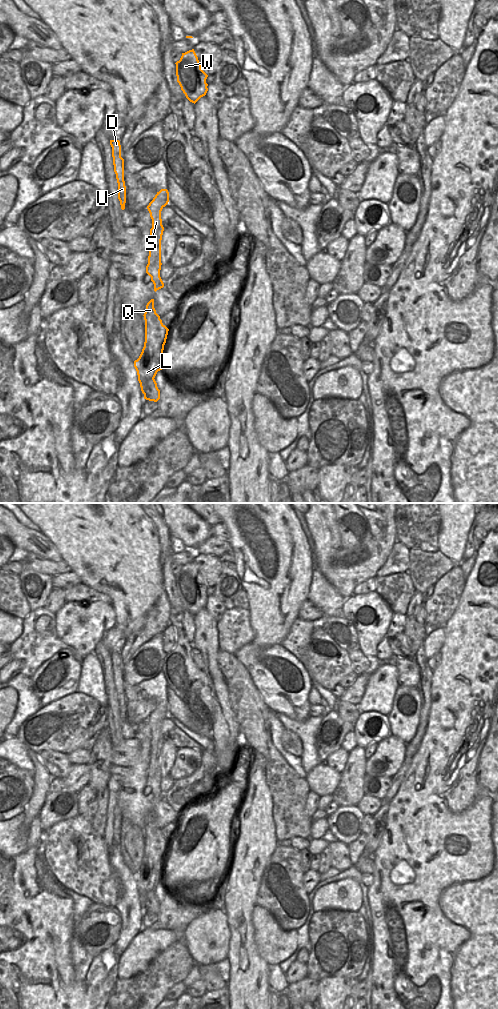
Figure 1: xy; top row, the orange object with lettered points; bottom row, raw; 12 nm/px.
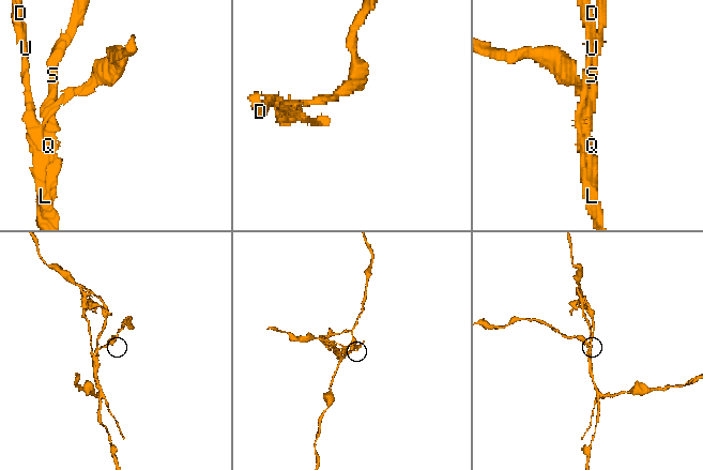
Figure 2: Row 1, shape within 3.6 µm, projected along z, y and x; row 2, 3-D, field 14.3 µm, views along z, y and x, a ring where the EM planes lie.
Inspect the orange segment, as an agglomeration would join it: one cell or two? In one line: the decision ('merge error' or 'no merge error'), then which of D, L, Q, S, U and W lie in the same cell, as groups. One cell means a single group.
merge error; D U / L Q S W

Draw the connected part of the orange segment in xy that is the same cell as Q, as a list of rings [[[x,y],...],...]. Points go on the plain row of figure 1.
[[[151,811],[145,821],[145,854],[142,864],[134,879],[137,883],[141,903],[146,906],[146,896],[154,892],[158,883],[162,882],[163,862],[169,841],[162,835]]]

